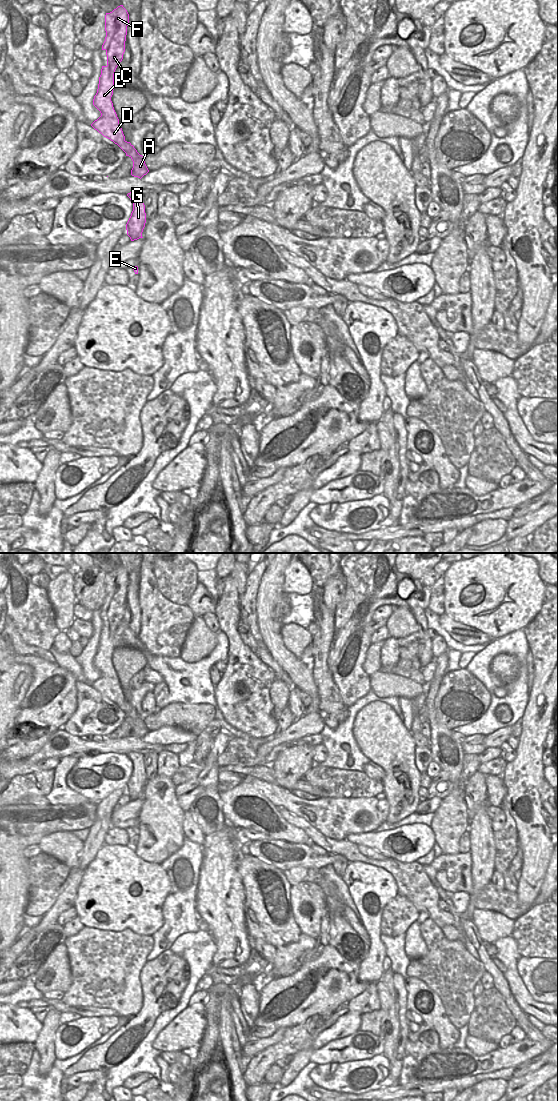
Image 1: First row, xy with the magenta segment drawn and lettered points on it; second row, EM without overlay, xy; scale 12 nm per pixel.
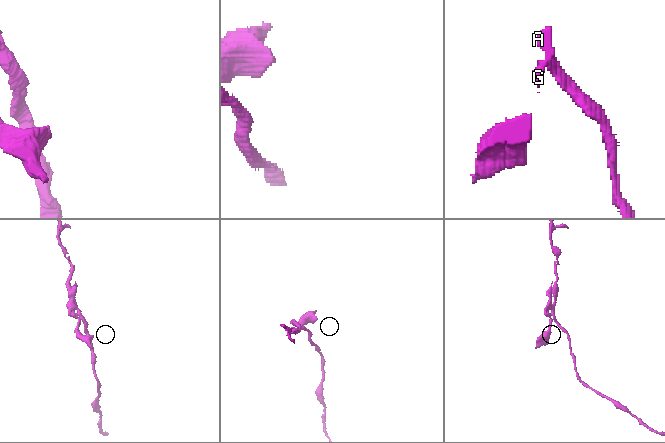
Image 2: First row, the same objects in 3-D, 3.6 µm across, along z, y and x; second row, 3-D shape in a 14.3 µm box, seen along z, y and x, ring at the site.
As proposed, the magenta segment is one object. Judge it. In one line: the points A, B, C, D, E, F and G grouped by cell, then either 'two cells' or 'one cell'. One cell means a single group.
A / B C D E F G | two cells

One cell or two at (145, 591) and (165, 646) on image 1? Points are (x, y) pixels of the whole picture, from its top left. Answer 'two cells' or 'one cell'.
one cell

